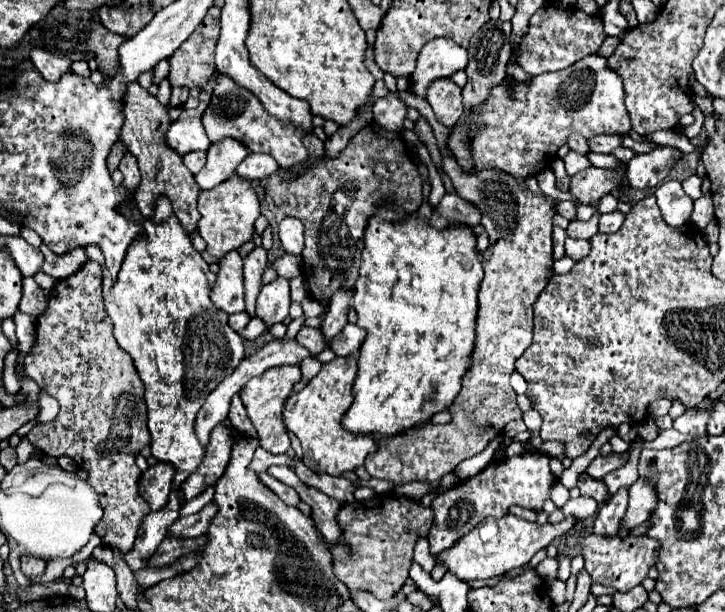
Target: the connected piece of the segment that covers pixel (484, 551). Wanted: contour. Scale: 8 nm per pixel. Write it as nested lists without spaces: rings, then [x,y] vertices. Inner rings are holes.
[[[507,514],[499,520],[487,518],[483,520],[475,530],[471,530],[467,536],[463,536],[457,544],[441,552],[437,558],[447,564],[447,570],[455,572],[459,580],[489,580],[493,576],[501,576],[513,568],[521,568],[529,564],[533,554],[541,548],[547,548],[553,540],[561,538],[565,532],[569,532],[575,526],[577,518],[567,516],[557,524],[543,524],[527,522],[523,518],[517,518],[513,514]]]

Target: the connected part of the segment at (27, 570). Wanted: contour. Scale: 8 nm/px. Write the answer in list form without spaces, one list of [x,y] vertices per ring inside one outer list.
[[[23,556],[21,570],[23,570],[25,576],[41,576],[43,570],[45,570],[45,562],[35,558],[35,556]]]

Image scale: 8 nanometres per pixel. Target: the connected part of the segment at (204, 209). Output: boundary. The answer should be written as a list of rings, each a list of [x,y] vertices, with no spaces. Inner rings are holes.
[[[233,174],[229,180],[219,184],[213,190],[205,190],[199,194],[199,234],[207,242],[207,252],[215,258],[223,258],[227,252],[237,250],[245,242],[253,240],[253,224],[259,218],[259,200],[253,190],[253,182],[239,178]]]

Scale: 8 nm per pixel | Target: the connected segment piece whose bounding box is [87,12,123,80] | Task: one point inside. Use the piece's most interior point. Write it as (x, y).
(104, 43)

